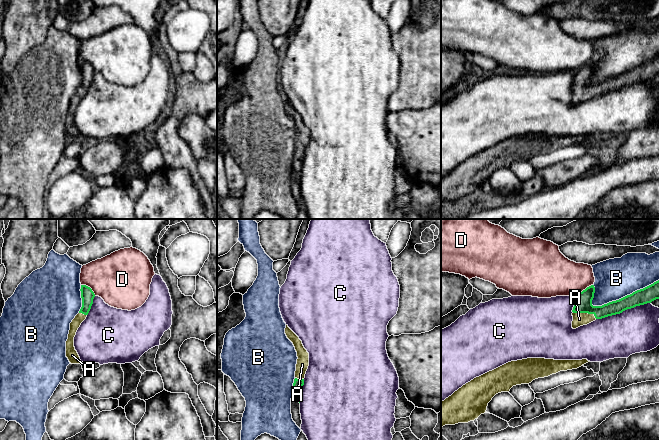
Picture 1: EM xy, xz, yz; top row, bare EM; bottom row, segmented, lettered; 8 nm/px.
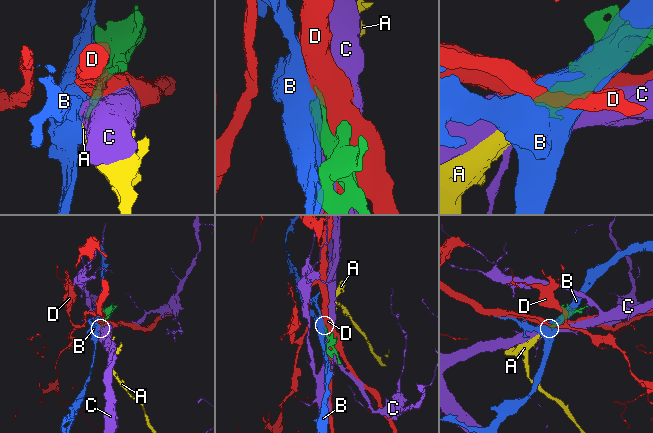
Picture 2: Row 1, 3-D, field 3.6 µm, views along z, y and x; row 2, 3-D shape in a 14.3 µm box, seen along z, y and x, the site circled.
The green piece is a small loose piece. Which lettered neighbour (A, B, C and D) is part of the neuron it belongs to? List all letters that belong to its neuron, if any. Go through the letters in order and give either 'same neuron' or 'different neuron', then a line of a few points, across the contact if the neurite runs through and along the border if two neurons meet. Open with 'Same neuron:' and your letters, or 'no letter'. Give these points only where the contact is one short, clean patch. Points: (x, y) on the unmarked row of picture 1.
Same neuron: A
A: same neuron
B: different neuron
C: different neuron
D: different neuron

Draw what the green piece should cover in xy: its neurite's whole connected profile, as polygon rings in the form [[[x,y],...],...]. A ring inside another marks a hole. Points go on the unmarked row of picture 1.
[[[81,61],[80,67],[82,74],[82,83],[79,89],[70,99],[70,106],[68,110],[68,115],[66,117],[66,133],[71,140],[81,140],[80,133],[74,123],[74,113],[81,99],[86,95],[93,80],[93,75],[95,73],[92,65],[86,61]]]

